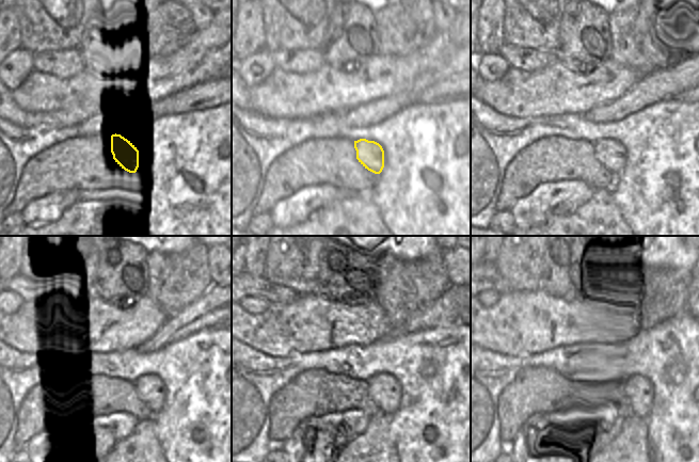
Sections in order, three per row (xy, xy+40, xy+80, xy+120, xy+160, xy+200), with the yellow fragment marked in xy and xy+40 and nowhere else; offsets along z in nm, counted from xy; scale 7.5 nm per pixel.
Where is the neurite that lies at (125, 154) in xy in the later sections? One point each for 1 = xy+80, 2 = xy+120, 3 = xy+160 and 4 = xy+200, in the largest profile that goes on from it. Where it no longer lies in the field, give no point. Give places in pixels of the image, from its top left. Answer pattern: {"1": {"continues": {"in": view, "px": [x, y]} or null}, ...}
{"1": {"continues": {"in": "xy+80", "px": [610, 153]}}, "2": {"continues": {"in": "xy+120", "px": [149, 389]}}, "3": {"continues": {"in": "xy+160", "px": [385, 391]}}, "4": {"continues": {"in": "xy+200", "px": [640, 405]}}}

